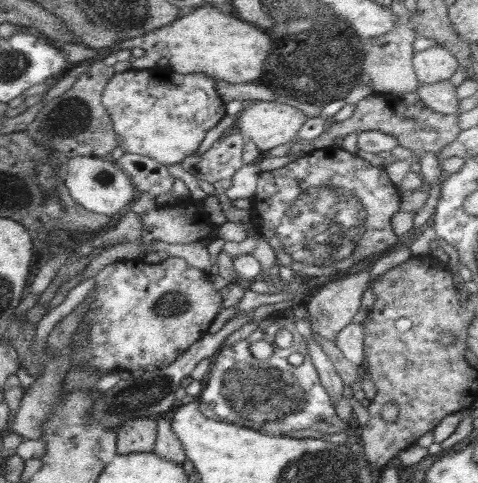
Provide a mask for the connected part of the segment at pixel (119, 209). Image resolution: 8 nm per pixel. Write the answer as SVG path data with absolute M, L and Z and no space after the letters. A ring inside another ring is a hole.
M74 156L64 162L67 171L65 185L70 191L70 197L86 210L111 218L114 214L123 214L129 210L138 197L138 191L129 176L111 159Z

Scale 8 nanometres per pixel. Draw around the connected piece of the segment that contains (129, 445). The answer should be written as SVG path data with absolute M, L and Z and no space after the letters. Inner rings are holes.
M153 419L126 420L116 431L117 454L153 452L157 438L157 422Z

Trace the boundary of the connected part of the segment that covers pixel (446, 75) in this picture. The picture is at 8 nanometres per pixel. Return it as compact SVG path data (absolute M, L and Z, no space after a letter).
M436 45L414 53L413 67L418 82L432 84L448 80L459 69L460 63L454 53Z

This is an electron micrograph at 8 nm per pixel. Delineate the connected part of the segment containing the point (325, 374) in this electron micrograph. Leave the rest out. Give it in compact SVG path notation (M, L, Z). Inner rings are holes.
M313 338L306 344L307 350L309 351L308 354L318 371L322 386L326 388L326 392L330 394L330 398L332 398L333 402L338 402L338 400L344 396L342 393L344 392L342 378L340 378L340 375L336 372L332 362L330 362L330 358L323 353Z

